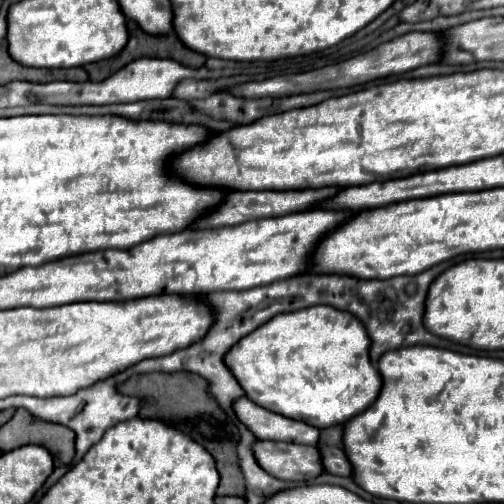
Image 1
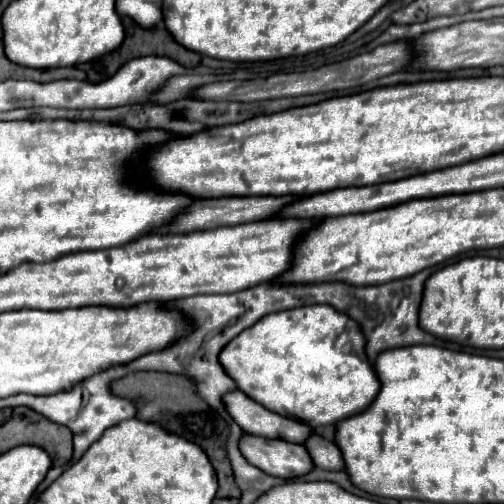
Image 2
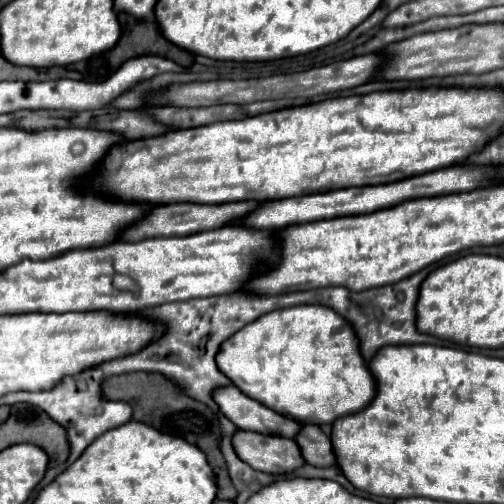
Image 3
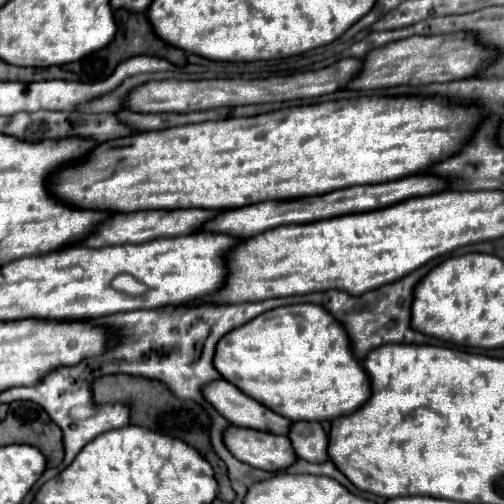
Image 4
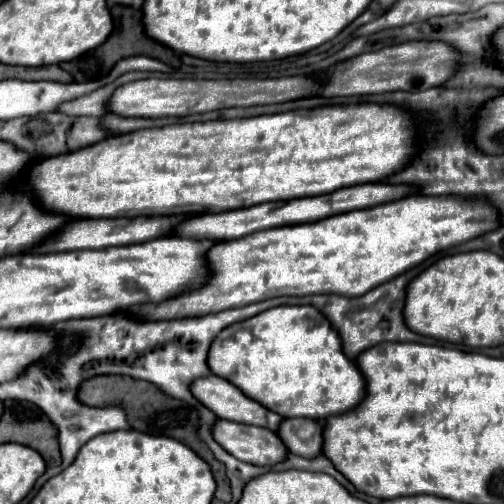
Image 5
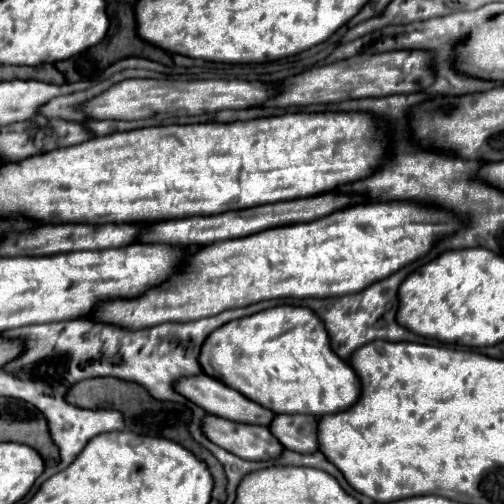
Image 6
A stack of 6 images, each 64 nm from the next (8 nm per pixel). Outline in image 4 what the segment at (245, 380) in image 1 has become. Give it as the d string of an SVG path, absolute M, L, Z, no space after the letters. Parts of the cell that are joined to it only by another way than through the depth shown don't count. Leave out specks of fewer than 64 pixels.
M316 304L280 306L224 334L216 344L214 368L224 380L232 382L246 396L292 422L334 420L338 416L356 412L356 408L360 408L370 396L370 380L348 348L348 336L344 336L344 328L340 328L340 324L336 324L336 320L332 320L332 316L328 316L328 312Z

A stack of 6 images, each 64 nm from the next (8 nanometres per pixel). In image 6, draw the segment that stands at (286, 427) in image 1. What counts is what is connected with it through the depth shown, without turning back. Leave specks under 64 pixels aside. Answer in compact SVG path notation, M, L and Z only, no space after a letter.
M206 374L178 378L174 382L174 390L204 408L208 414L234 422L268 426L274 418L274 412L268 412L268 408L248 400L240 392L224 386L220 380L210 378Z

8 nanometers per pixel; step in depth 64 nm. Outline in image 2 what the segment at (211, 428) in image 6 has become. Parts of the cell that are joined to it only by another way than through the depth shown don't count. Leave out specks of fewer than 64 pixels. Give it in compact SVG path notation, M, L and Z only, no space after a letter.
M244 434L240 438L240 452L250 464L278 478L304 476L314 468L306 448L302 444L288 444L286 440Z

